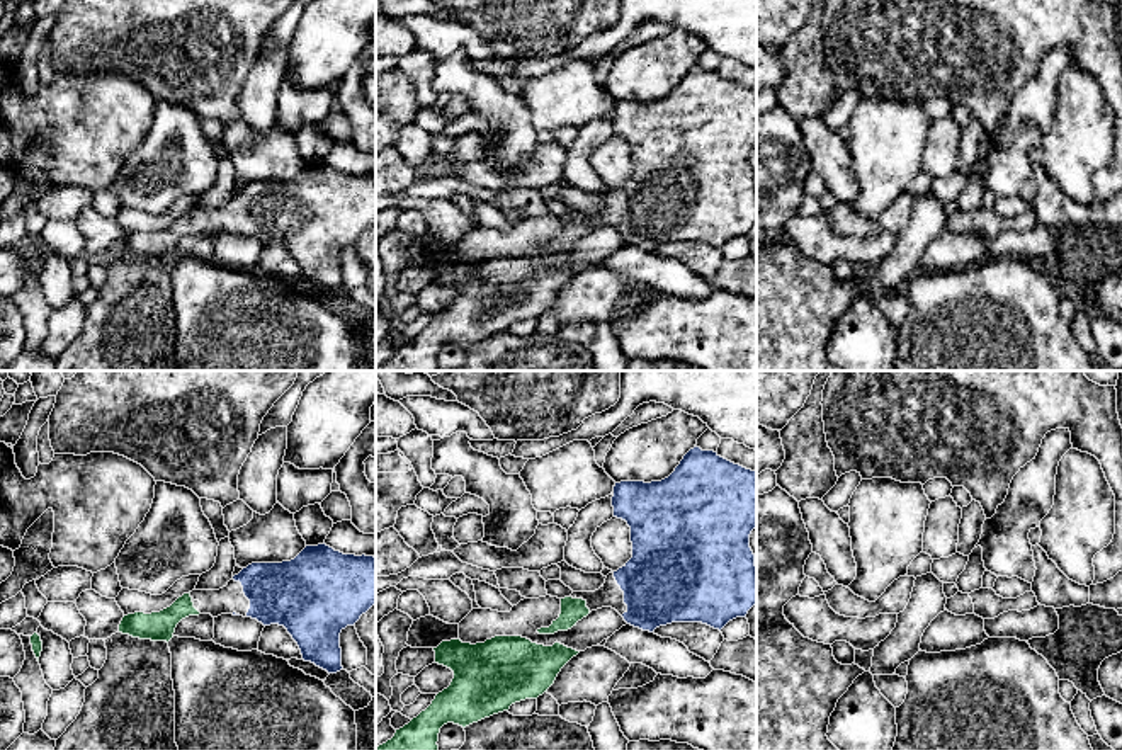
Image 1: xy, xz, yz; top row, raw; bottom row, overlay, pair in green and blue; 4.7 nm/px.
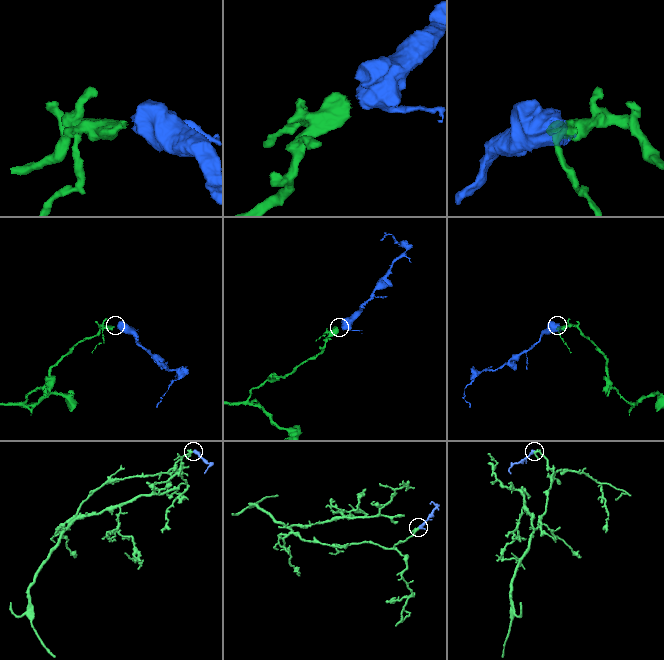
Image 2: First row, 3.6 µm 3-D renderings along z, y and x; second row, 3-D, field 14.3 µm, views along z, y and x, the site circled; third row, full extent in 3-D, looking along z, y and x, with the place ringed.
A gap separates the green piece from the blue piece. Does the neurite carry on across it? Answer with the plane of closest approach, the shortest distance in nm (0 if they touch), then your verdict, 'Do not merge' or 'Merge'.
Closest in xy. Distance 160 nm. Merge

